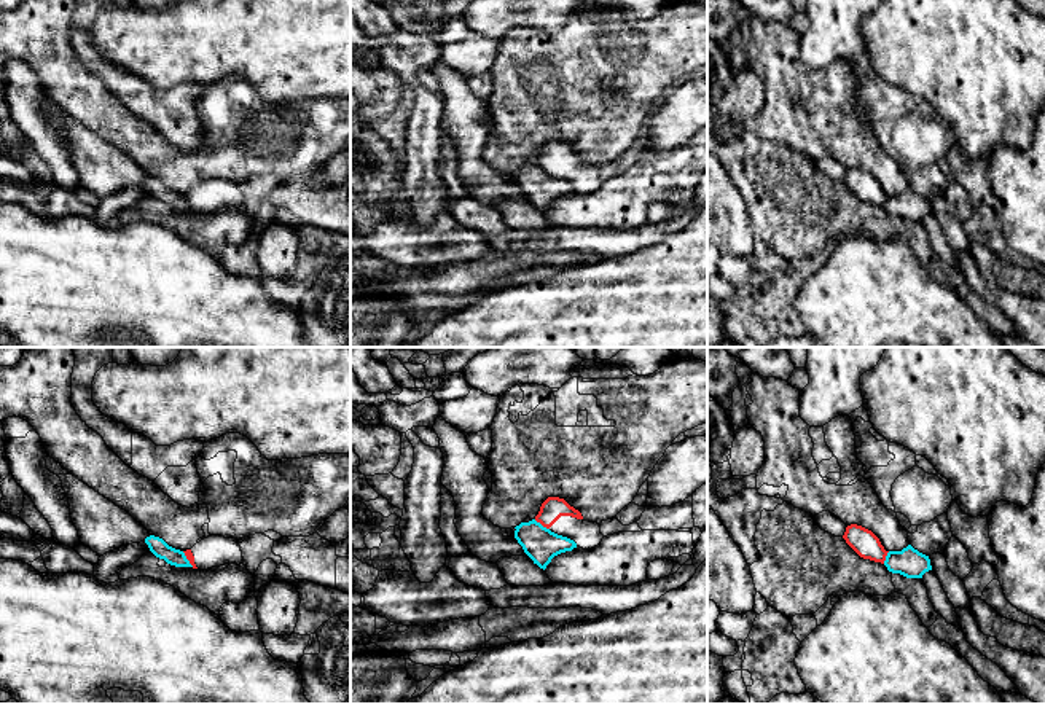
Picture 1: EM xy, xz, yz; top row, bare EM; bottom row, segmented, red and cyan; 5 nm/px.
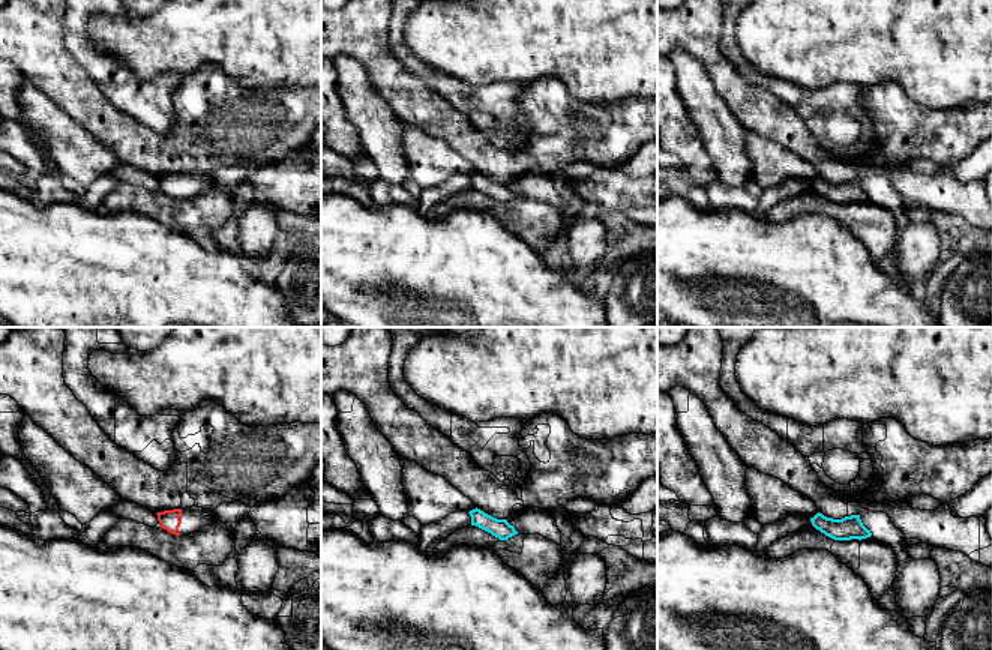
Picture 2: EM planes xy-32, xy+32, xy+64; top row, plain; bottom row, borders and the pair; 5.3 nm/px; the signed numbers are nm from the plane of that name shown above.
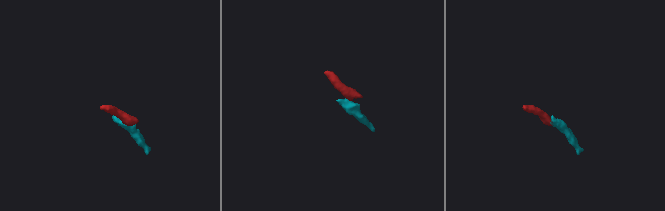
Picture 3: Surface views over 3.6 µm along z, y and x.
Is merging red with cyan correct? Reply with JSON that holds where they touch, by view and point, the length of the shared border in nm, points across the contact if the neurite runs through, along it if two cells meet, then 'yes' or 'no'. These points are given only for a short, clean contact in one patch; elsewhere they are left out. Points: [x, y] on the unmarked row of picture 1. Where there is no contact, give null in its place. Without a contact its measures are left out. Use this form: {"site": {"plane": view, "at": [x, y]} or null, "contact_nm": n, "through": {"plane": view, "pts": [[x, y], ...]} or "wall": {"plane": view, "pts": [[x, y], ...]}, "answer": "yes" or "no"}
{"site": {"plane": "xz", "at": [542, 168]}, "contact_nm": 90, "wall": {"plane": "xz", "pts": [[534, 163], [548, 172]]}, "answer": "no"}

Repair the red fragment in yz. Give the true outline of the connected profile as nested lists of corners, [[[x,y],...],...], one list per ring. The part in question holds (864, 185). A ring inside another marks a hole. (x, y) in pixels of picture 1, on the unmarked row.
[[[851,167],[846,170],[843,182],[860,201],[884,207],[889,194],[884,193],[871,174]]]

